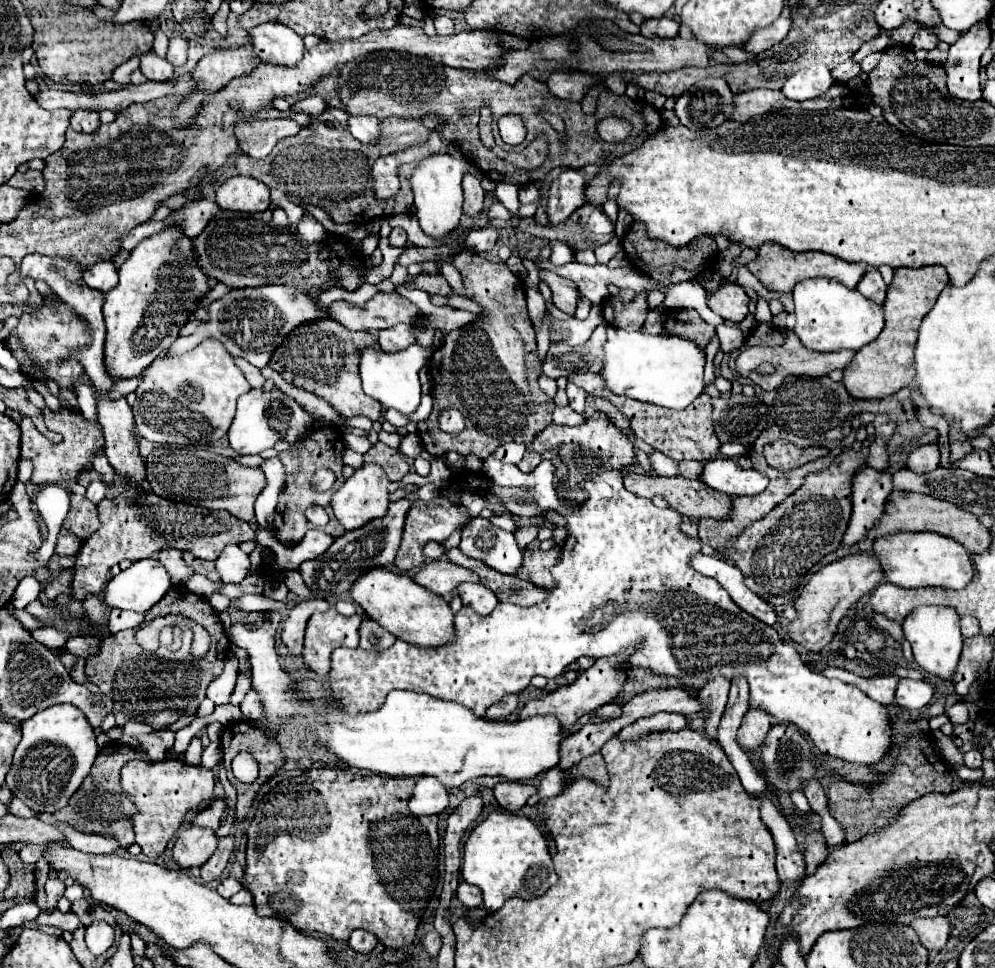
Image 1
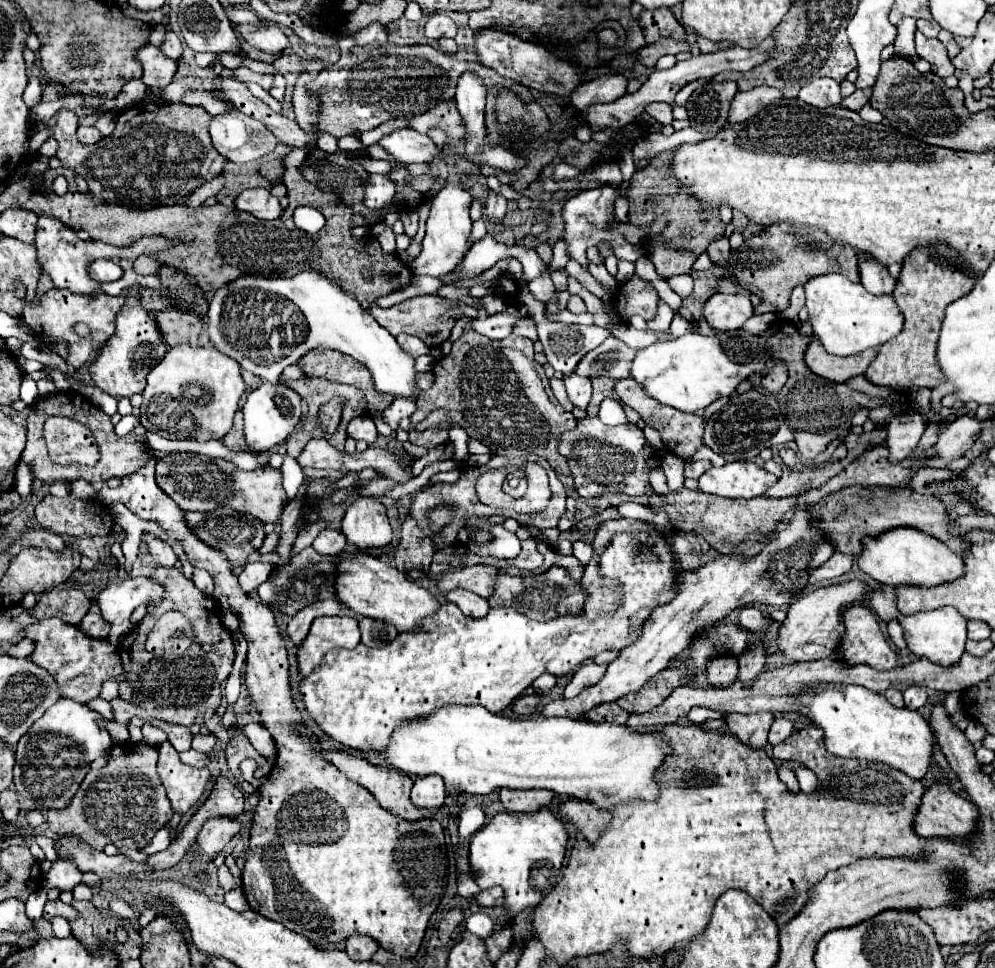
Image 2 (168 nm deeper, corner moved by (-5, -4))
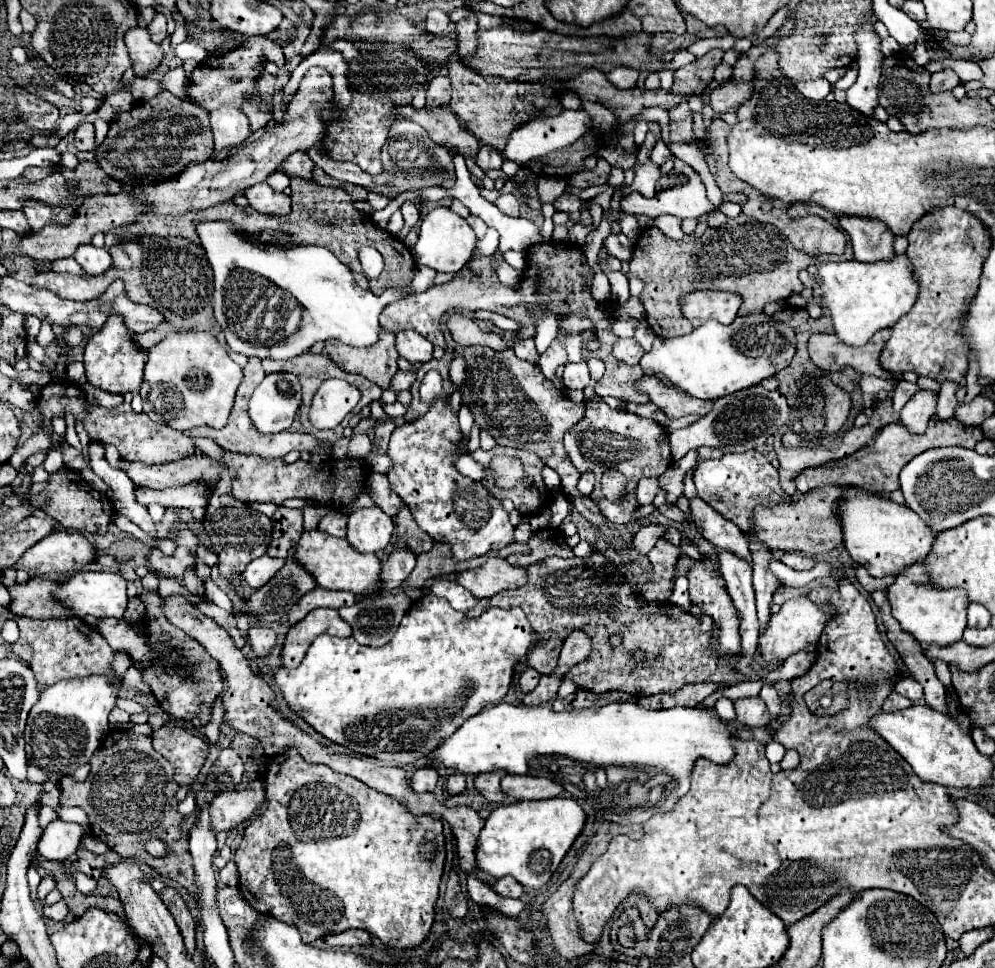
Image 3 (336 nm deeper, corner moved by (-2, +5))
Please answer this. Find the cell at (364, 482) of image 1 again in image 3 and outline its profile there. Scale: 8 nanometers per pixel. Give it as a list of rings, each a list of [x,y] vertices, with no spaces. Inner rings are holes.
[[[361,508],[349,514],[347,524],[347,542],[363,554],[375,554],[393,538],[393,518],[387,516],[381,508]]]

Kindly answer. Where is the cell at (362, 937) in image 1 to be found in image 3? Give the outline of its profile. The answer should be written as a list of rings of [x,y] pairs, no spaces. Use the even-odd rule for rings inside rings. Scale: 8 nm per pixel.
[[[345,930],[341,934],[333,934],[333,936],[325,936],[323,938],[325,944],[333,946],[333,948],[339,948],[339,946],[361,946],[361,944],[367,944],[371,940],[371,934],[365,932],[365,930]]]

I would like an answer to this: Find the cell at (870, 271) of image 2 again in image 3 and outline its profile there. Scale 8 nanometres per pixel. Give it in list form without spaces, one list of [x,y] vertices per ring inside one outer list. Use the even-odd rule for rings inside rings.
[[[839,216],[839,224],[853,242],[855,260],[879,262],[889,260],[895,254],[895,236],[879,220],[865,220],[861,216]]]

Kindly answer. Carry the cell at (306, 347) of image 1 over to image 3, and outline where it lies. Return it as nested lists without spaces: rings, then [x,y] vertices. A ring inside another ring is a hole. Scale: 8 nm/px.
[[[385,330],[385,336],[381,336],[373,348],[353,348],[339,340],[329,340],[325,344],[325,354],[345,372],[357,372],[383,390],[389,388],[391,376],[397,372],[399,354],[395,348],[395,334],[389,330]]]

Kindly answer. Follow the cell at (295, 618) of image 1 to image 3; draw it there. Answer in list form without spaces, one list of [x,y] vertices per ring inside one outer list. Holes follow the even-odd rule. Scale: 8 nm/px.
[[[317,586],[313,592],[307,592],[289,610],[289,624],[297,624],[315,608],[335,608],[337,610],[337,608],[343,608],[343,606],[349,606],[355,602],[357,602],[357,598],[353,592],[333,592],[333,590],[323,590]]]

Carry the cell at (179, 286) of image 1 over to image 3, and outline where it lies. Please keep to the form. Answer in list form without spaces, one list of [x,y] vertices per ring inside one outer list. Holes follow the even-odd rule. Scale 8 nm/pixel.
[[[111,316],[107,324],[89,338],[85,346],[85,374],[87,382],[93,384],[99,390],[111,392],[111,394],[127,394],[139,392],[139,386],[143,382],[143,366],[145,366],[147,352],[141,352],[135,342],[131,340],[129,330],[123,324],[121,316]]]

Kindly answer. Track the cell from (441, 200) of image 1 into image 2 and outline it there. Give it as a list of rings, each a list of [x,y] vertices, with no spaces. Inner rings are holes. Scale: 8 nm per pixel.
[[[448,181],[446,187],[434,195],[430,215],[426,221],[422,253],[412,261],[414,275],[442,277],[442,275],[450,273],[460,263],[466,249],[470,247],[470,243],[468,243],[468,235],[470,235],[470,227],[472,227],[470,203],[472,203],[472,195],[458,181]]]

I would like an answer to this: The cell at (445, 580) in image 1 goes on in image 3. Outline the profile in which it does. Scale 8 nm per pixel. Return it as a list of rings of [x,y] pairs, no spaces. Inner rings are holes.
[[[489,558],[481,568],[459,574],[461,582],[475,598],[493,598],[501,590],[513,590],[527,584],[525,568],[511,566],[503,558]]]

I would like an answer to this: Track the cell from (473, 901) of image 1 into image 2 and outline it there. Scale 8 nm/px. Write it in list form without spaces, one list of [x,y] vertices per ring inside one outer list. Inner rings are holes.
[[[492,887],[492,889],[480,891],[474,899],[480,907],[498,907],[498,905],[502,905],[502,889]]]

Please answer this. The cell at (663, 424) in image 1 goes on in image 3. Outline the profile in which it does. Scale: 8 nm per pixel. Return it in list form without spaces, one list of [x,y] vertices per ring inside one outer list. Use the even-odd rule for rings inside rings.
[[[643,376],[639,386],[649,394],[651,402],[661,408],[669,418],[679,418],[687,414],[705,416],[713,408],[711,400],[697,400],[675,384],[663,384],[655,376]]]

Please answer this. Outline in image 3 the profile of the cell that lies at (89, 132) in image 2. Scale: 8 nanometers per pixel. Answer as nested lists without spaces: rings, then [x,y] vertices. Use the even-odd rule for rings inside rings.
[[[83,122],[75,130],[75,148],[81,152],[91,152],[95,148],[95,128],[91,122]]]

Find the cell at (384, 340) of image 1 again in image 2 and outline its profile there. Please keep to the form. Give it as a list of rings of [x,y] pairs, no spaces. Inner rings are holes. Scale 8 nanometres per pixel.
[[[398,335],[396,337],[396,341],[398,341],[398,345],[406,351],[406,353],[410,353],[412,357],[420,357],[420,355],[426,355],[428,353],[428,345],[424,343],[424,341],[420,341],[418,337],[414,337],[414,335]]]

